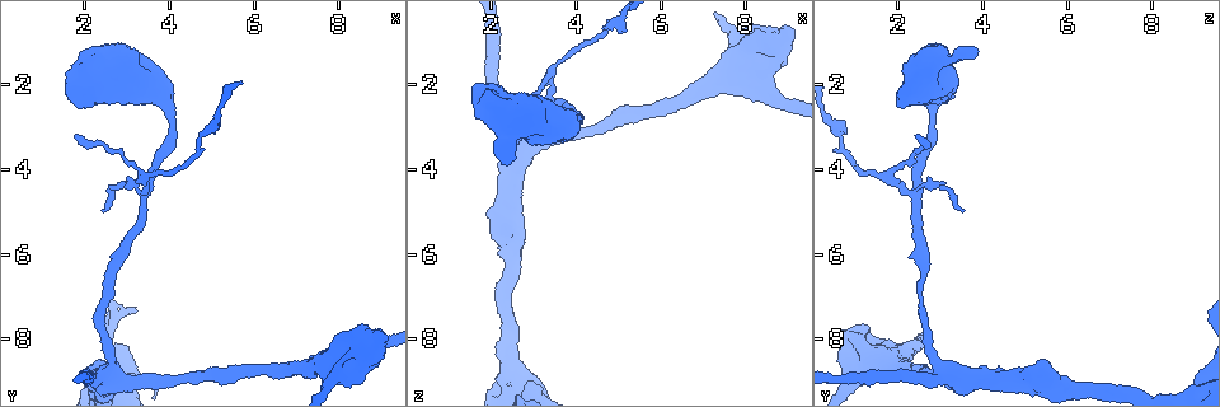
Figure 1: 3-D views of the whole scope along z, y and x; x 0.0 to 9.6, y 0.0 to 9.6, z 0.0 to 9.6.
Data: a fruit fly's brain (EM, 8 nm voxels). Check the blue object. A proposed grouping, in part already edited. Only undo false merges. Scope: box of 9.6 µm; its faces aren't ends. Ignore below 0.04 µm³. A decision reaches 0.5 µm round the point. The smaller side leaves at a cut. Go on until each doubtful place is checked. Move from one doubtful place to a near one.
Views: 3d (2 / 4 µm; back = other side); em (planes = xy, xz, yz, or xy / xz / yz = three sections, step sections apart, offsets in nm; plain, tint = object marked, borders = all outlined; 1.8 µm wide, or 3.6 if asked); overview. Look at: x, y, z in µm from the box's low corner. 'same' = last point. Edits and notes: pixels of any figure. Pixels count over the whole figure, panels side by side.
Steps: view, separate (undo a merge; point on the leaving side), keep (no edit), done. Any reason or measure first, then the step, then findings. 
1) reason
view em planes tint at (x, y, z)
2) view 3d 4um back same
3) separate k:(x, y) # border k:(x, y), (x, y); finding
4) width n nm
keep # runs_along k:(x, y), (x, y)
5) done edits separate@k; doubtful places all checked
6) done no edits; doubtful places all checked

sharp bend
view 3d 4um at (7.70, 8.55, 1.65)

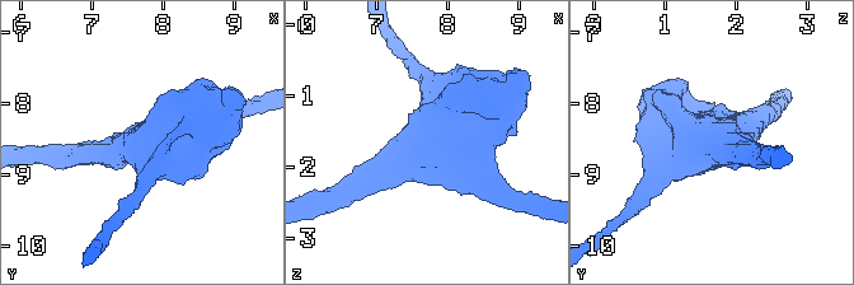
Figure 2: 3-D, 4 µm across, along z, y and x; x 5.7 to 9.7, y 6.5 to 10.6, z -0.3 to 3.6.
view em 3.6um yz step 16 tint at (7.75, 8.60, 1.65)

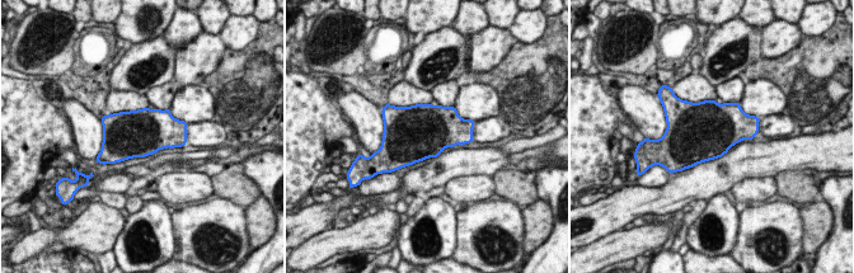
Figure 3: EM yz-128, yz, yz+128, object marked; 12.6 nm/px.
width 600 nm
keep # one cell here

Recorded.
branch point
view 3d 2um at (3.45, 4.60, 2.45)

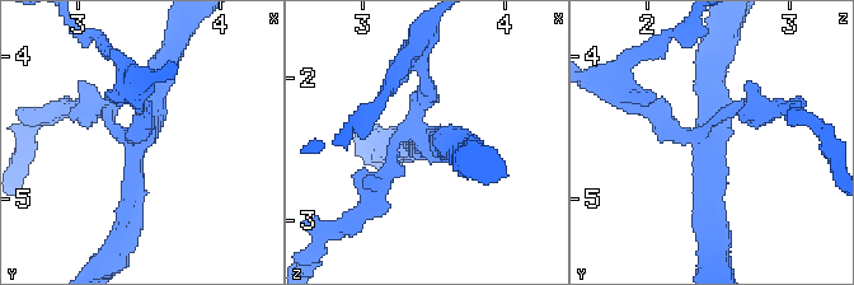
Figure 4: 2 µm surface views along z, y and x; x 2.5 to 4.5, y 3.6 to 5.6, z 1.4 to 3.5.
view em xz step 8 tint at (3.44, 4.58, 2.42)

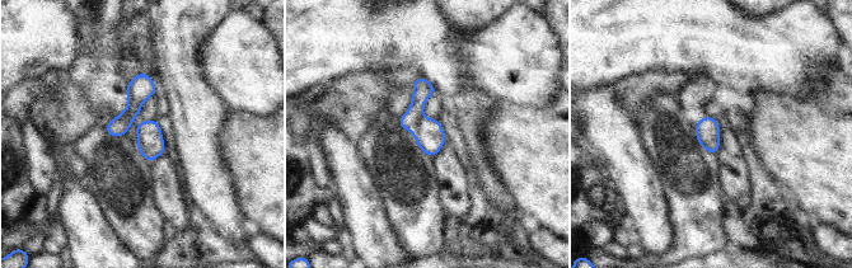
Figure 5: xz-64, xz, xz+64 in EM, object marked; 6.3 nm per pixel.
cut it another way
view em planes tint same

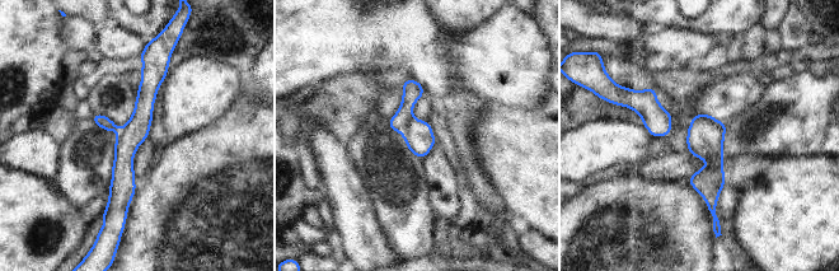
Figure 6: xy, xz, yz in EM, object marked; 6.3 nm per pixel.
width 160 nm
separate 6:(412, 90) # two cells meet here

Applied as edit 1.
four arms meet
view em planes plain at (2.65, 8.85, 3.35)

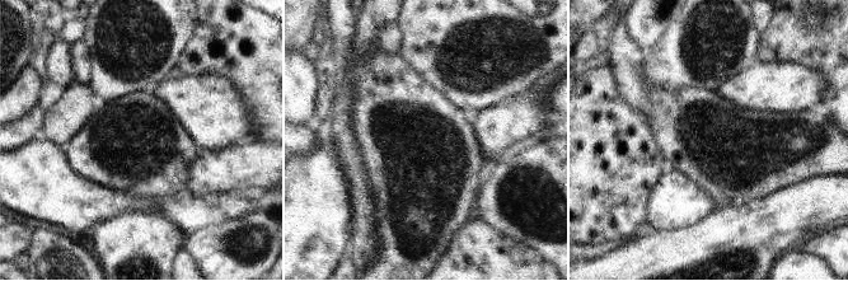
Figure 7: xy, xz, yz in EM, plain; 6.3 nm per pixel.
view em planes tint same

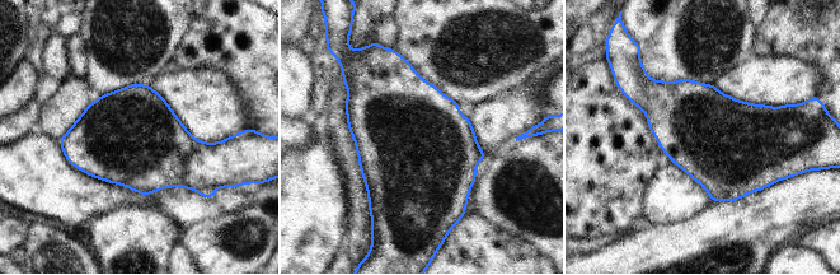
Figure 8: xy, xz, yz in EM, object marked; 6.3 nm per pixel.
width 600 nm
keep # continuous, no second cell

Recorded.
done edits separate@6; doubtful places all checked

